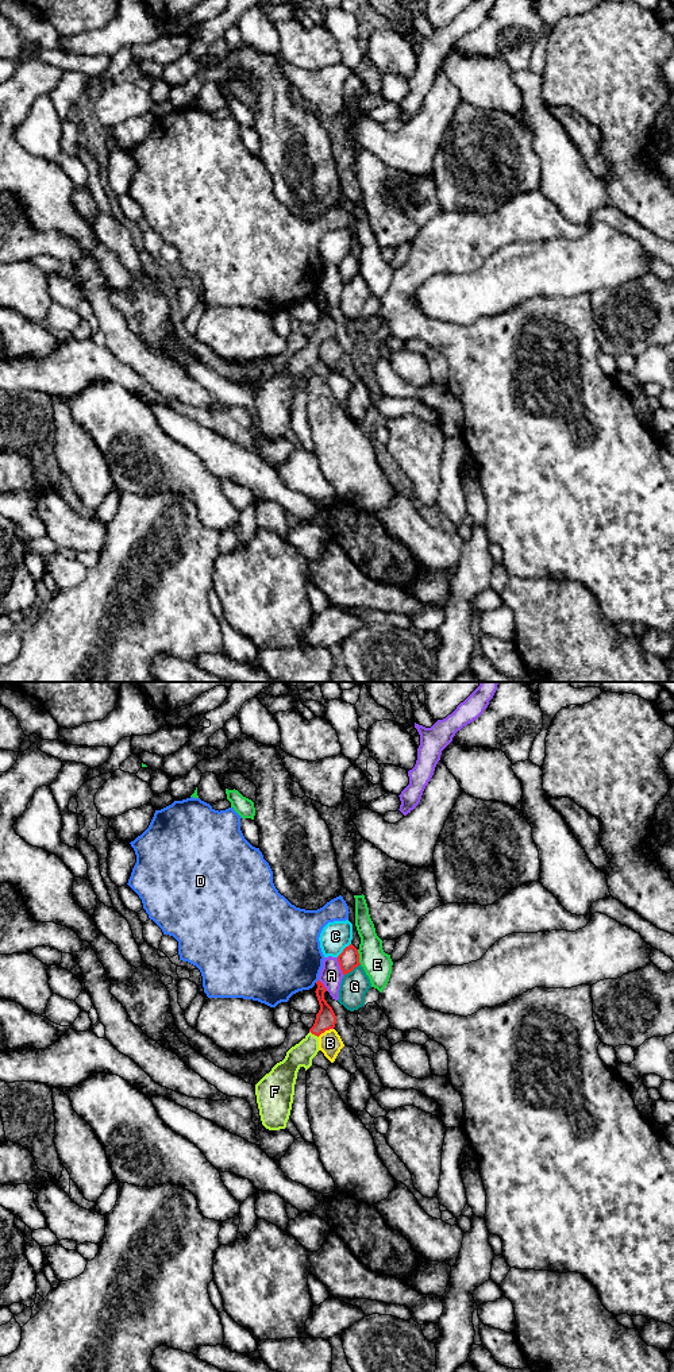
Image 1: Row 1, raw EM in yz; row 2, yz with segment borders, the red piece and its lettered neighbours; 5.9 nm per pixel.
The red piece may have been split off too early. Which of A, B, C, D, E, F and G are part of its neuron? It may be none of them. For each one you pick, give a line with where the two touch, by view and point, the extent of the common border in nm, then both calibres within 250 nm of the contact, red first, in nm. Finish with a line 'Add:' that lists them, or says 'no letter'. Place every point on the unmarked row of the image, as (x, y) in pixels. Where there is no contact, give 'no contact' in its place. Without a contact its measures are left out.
F: yz (314, 342) | 70 nm | 120/140 nm
Add: F

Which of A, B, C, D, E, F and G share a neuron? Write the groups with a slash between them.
A / B / C / D / E / F / G

